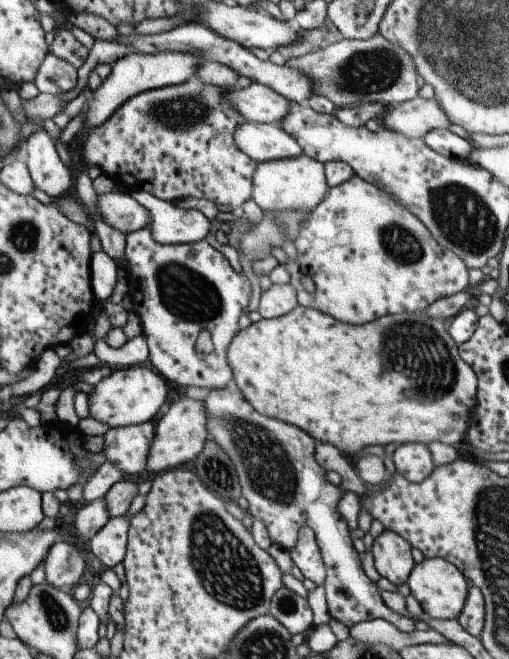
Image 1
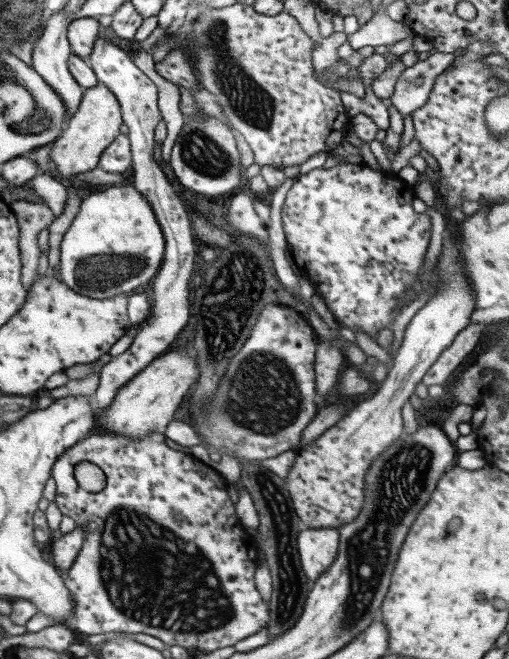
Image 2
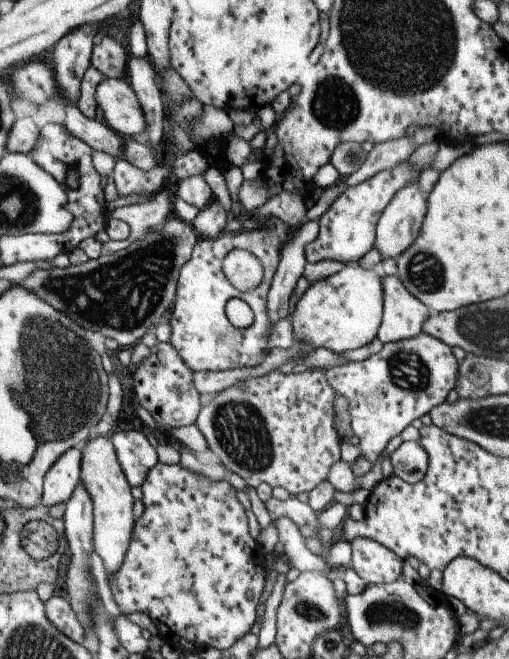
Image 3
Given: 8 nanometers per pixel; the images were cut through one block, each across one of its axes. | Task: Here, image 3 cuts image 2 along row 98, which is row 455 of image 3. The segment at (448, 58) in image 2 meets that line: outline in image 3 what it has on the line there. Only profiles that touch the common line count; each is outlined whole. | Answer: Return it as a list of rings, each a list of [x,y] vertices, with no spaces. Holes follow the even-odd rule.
[[[412,441],[402,442],[390,454],[390,464],[392,475],[408,484],[419,482],[429,466],[425,450]]]

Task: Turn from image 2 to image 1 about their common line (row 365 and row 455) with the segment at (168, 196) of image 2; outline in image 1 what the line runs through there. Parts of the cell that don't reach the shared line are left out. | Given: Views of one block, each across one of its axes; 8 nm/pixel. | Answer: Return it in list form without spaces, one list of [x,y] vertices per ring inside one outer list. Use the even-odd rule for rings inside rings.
[[[152,421],[107,429],[101,450],[105,460],[125,474],[144,474],[153,430]]]

